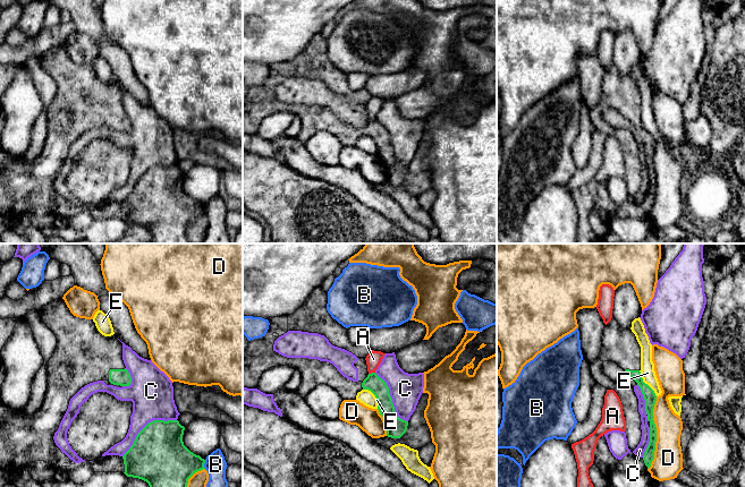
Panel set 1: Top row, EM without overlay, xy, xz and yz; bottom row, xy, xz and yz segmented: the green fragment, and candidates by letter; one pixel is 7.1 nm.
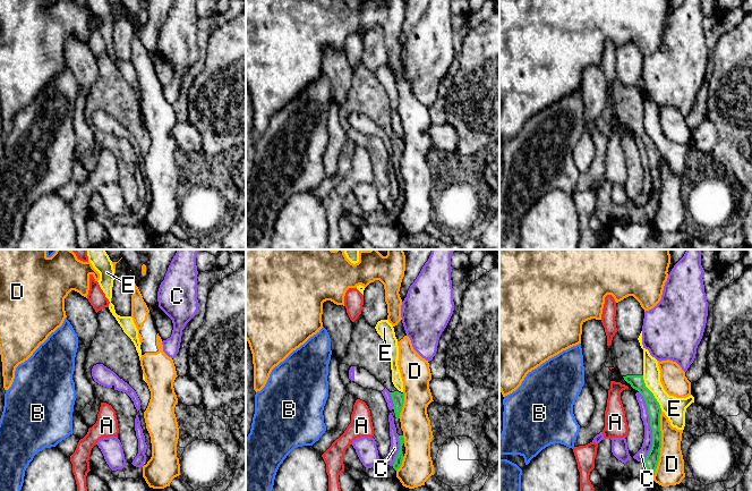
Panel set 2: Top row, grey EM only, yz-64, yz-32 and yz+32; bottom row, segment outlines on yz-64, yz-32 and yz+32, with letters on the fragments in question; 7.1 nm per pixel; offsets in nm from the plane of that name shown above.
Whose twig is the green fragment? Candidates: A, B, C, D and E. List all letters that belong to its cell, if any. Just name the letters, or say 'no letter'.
no letter

